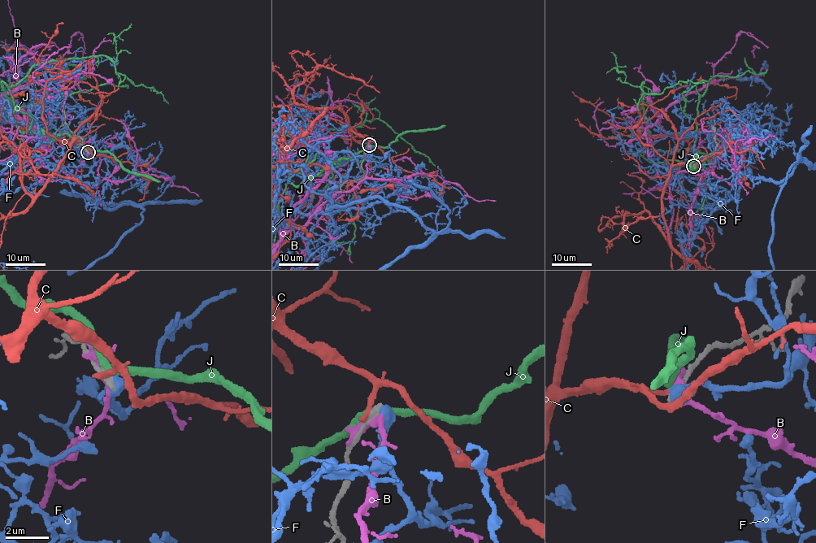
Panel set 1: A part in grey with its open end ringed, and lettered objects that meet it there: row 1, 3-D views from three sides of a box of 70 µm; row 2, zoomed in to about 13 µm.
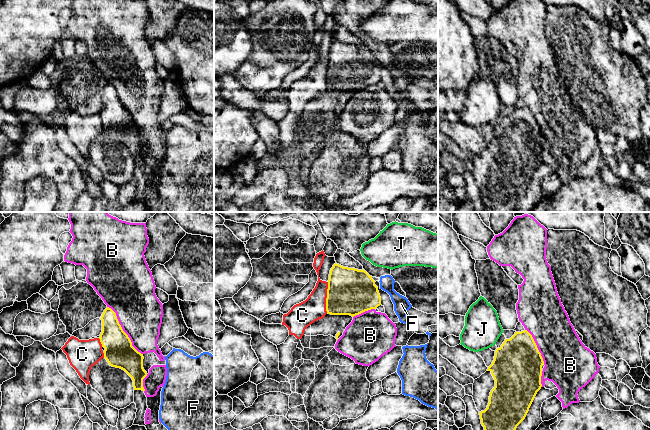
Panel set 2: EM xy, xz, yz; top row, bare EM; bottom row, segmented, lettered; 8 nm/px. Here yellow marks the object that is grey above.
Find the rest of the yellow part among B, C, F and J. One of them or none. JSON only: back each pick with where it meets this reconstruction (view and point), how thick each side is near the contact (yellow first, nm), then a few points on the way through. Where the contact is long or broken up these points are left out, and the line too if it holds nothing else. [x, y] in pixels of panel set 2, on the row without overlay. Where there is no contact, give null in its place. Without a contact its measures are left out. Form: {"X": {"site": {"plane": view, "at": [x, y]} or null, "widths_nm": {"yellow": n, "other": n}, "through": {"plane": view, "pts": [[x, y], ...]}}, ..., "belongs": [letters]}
{"belongs": []}

